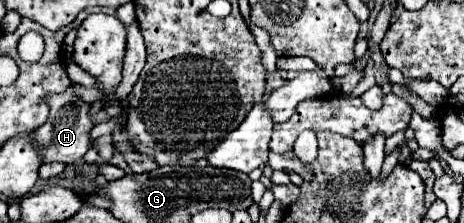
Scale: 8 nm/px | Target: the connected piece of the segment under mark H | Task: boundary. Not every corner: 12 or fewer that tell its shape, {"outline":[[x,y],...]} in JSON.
{"outline":[[72,86],[48,98],[32,138],[44,162],[76,164],[90,148],[90,104]]}

